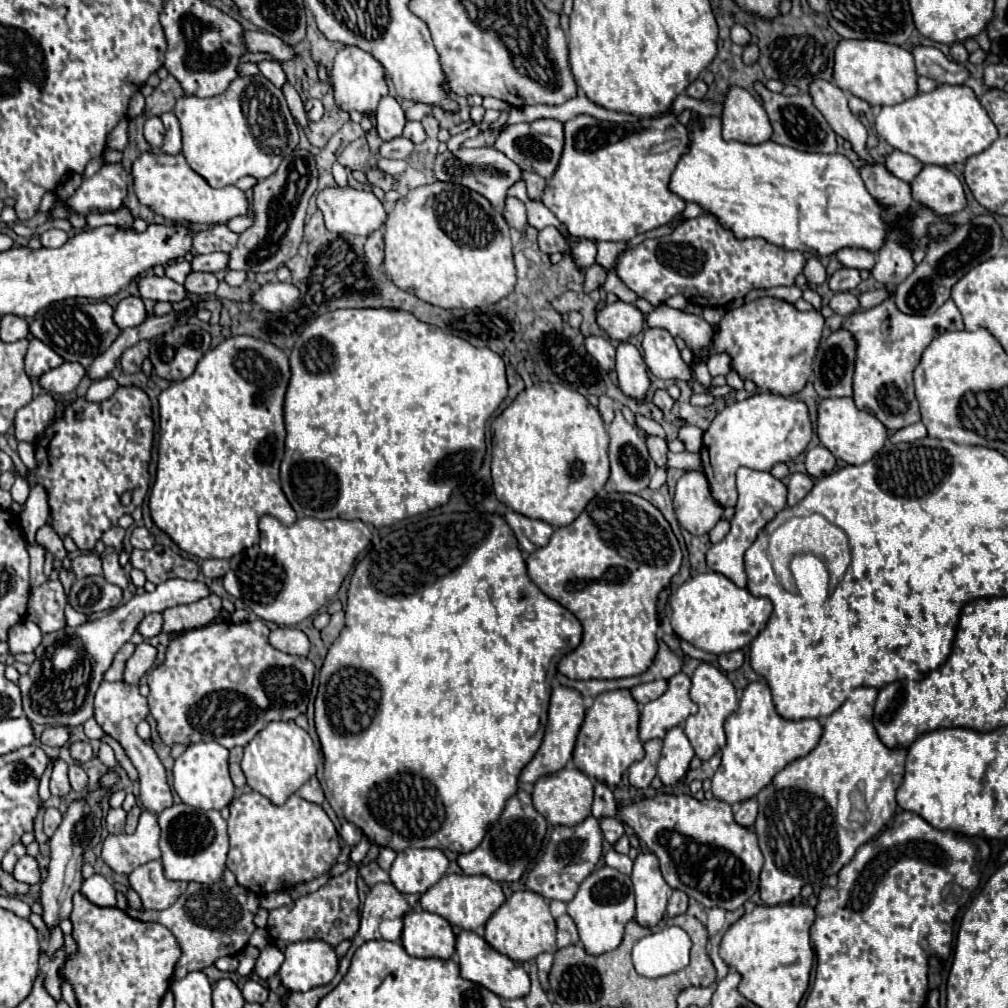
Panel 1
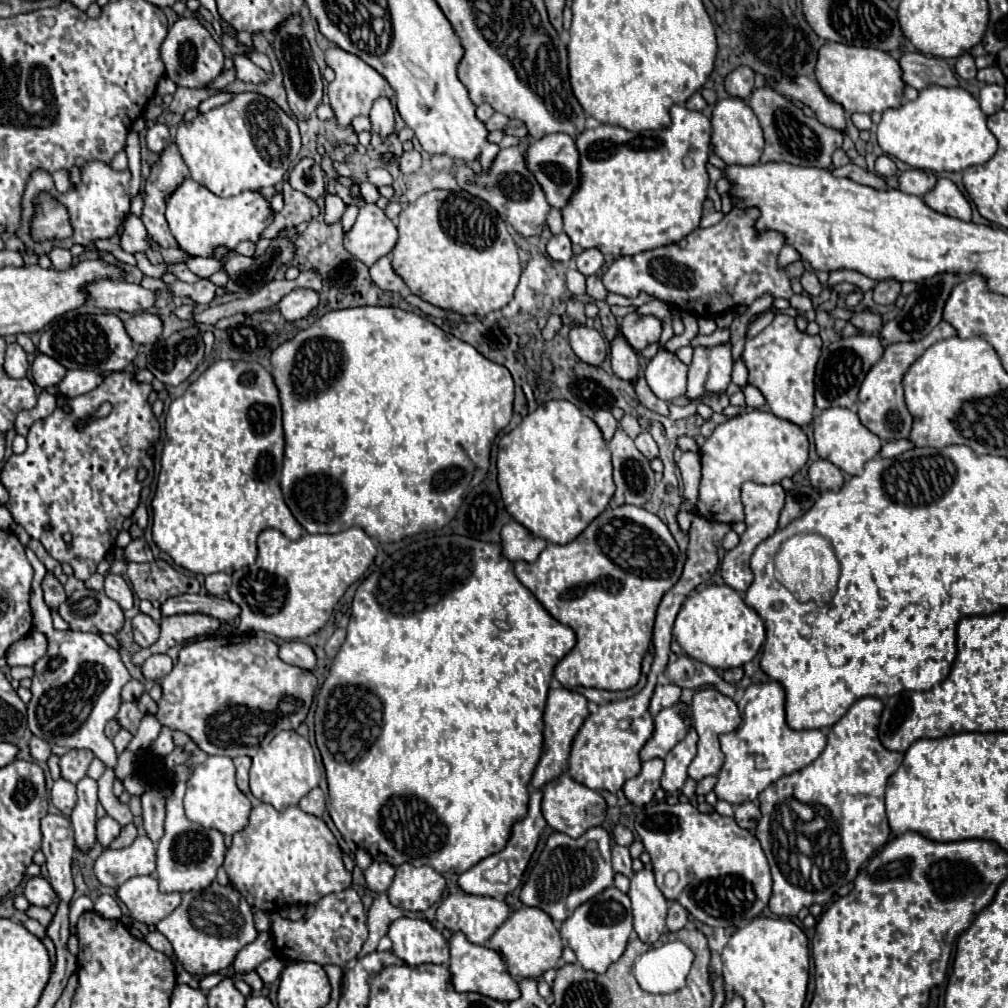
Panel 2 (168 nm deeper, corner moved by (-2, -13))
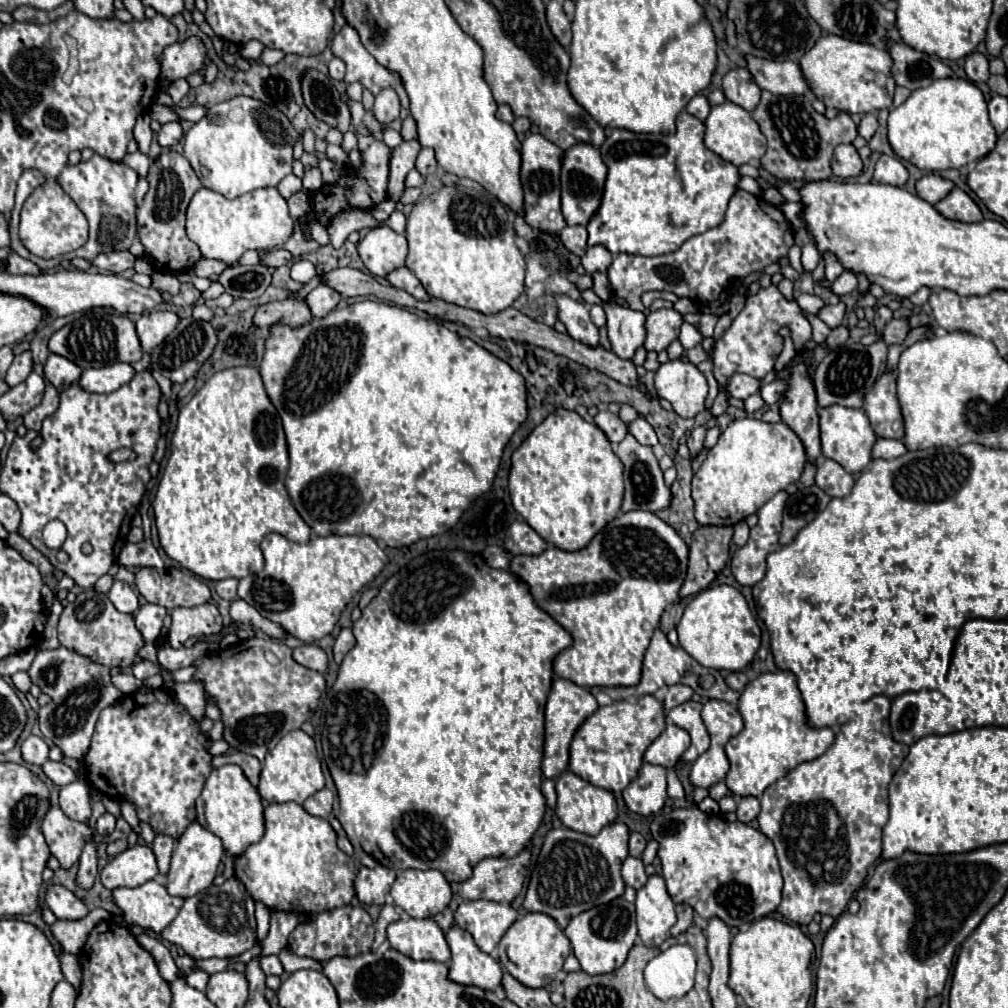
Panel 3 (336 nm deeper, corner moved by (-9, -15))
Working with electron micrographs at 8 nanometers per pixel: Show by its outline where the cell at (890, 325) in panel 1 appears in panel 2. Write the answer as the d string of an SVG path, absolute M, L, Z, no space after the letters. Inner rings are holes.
M942 320L928 336L924 336L918 342L894 342L894 344L886 346L884 356L866 374L866 378L860 386L860 392L858 392L858 402L856 402L860 422L872 434L876 434L880 440L900 440L900 438L910 436L914 418L908 412L906 402L904 402L902 378L904 378L906 370L910 368L910 362L914 362L914 358L918 358L918 354L922 354L922 350L926 350L926 346L932 346L934 342L940 342L942 338L952 338L952 336L956 336L954 326L950 326L950 322L946 322L946 320Z

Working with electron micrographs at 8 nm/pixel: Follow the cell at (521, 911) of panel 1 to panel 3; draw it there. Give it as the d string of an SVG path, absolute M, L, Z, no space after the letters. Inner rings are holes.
M525 914L513 922L499 942L501 966L527 988L545 988L555 980L555 974L563 968L565 958L571 952L571 942L559 928L559 924L545 914Z

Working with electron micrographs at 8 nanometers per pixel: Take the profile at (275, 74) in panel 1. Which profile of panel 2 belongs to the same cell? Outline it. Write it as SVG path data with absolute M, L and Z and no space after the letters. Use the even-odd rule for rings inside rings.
M236 56L234 58L234 66L236 66L236 72L238 72L238 78L242 82L252 82L252 84L258 84L258 82L266 82L266 78L270 78L262 68L258 68L250 58L246 56Z

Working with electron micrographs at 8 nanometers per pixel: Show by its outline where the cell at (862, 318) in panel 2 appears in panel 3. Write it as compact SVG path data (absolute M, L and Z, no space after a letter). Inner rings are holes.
M893 318L887 326L885 326L885 342L887 344L903 344L905 336L909 334L911 326L907 322L907 318Z

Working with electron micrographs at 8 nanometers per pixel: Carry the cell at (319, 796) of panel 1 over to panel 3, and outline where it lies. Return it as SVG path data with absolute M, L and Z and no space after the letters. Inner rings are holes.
M323 788L319 790L317 794L309 796L305 802L303 802L303 808L313 814L313 816L319 816L319 818L327 818L331 814L331 806L333 806L333 794Z

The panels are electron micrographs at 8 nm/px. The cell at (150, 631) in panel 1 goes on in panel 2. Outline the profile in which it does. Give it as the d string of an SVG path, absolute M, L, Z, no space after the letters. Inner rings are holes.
M142 612L132 620L132 630L136 644L142 648L152 646L160 636L160 624Z

